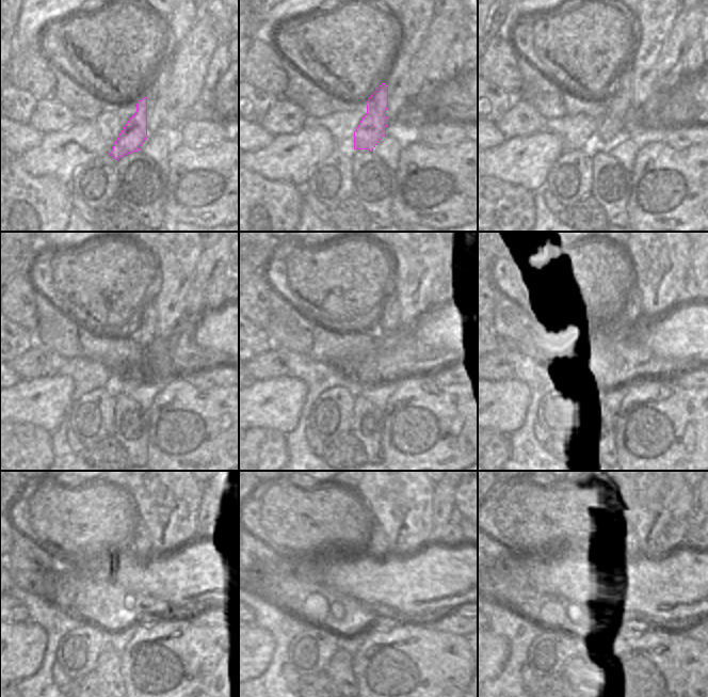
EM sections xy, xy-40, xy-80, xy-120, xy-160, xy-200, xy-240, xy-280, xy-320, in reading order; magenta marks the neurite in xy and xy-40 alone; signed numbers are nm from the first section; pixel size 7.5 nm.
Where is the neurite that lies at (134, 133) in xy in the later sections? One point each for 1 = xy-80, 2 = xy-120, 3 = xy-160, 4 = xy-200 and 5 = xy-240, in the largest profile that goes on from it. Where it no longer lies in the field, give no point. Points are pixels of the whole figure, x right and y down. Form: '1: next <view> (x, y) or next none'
1: next xy-80 (611, 126)
2: next xy-120 (147, 328)
3: next xy-160 (385, 333)
4: next xy-200 (628, 322)
5: next xy-240 (143, 548)

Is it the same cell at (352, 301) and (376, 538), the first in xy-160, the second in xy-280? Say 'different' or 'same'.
different

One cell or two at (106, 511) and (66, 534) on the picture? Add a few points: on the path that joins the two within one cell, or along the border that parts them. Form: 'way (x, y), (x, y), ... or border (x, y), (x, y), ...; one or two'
way (96, 521), (78, 522), (76, 524); one

